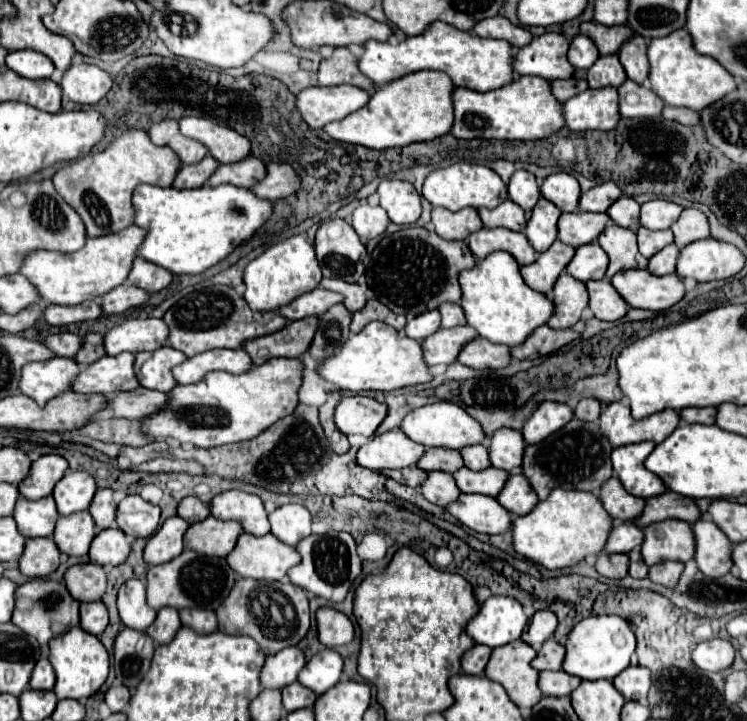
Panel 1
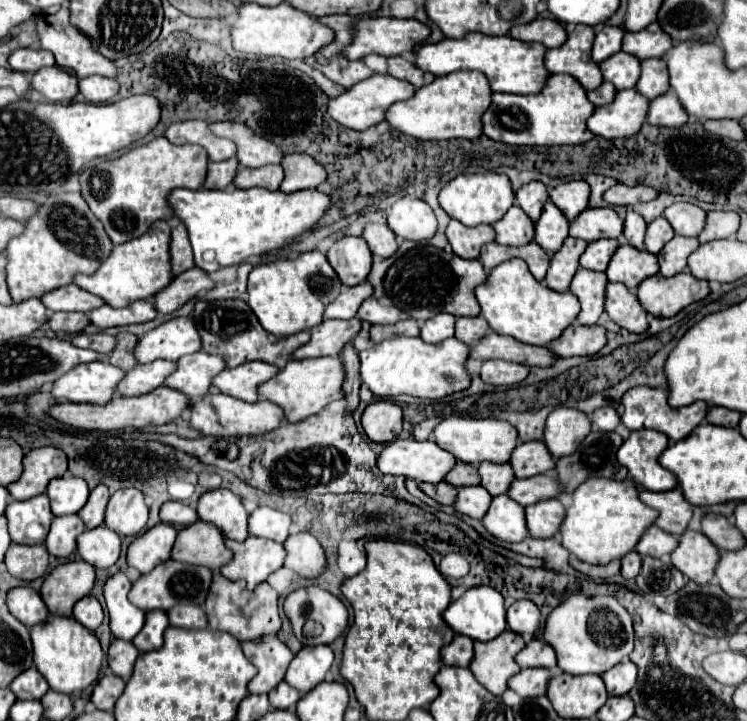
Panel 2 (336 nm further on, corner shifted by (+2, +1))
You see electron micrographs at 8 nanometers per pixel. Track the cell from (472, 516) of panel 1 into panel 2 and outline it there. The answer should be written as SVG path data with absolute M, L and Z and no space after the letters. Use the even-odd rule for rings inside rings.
M495 496L489 512L483 518L485 528L499 540L521 542L529 536L525 508L509 496Z

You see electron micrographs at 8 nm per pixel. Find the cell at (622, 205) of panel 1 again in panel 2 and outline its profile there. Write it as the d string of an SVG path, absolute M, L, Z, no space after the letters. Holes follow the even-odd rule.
M629 210L629 212L627 212L627 218L625 218L623 236L625 236L625 240L627 240L631 246L635 246L637 250L645 250L645 244L643 244L645 228L647 228L645 220L643 220L639 214L635 214L635 212Z

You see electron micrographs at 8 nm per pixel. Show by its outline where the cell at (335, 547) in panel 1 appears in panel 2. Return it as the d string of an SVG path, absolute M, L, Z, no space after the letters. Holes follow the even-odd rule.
M299 532L285 540L285 566L303 578L317 578L325 570L325 552L315 536Z

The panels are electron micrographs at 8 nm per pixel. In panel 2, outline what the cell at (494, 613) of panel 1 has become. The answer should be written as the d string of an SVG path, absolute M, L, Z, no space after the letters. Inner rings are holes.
M491 586L469 588L461 598L453 600L441 616L455 634L473 640L487 642L507 630L503 596Z

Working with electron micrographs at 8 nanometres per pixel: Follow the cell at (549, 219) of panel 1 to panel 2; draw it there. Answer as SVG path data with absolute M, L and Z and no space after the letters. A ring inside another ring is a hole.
M549 200L543 206L539 222L535 224L535 242L551 256L563 246L567 236L569 236L569 220Z

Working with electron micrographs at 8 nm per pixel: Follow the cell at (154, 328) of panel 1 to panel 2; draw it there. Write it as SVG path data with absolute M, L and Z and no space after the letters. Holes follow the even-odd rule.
M173 318L159 328L139 338L135 346L135 358L141 364L153 360L179 360L181 356L195 354L201 350L201 336L195 328L193 318Z

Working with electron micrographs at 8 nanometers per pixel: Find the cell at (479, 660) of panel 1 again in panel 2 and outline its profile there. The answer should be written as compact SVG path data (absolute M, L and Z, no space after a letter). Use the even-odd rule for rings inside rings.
M455 634L451 644L441 648L441 660L445 666L461 666L467 668L473 660L473 640L461 634Z

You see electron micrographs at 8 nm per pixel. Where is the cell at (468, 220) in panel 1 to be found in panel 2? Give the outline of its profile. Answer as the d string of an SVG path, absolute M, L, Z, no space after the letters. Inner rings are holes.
M451 220L447 226L447 240L457 256L465 260L475 260L479 258L481 246L495 240L495 230L493 226L487 226L487 224L467 228L461 222Z

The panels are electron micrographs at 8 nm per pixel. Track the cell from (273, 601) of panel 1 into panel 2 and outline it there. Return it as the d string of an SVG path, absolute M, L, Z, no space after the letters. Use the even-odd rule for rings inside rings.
M215 572L209 594L207 594L205 612L207 612L211 630L229 632L237 640L255 640L263 634L277 634L281 628L277 592L267 582L261 582L253 590L247 590L243 580L231 582L225 576L221 576L219 572Z

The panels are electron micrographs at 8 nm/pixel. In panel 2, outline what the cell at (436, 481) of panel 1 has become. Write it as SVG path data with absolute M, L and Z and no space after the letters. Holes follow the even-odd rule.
M463 486L463 488L459 488L459 496L455 500L455 510L481 520L489 510L491 500L493 500L491 494L483 486Z

